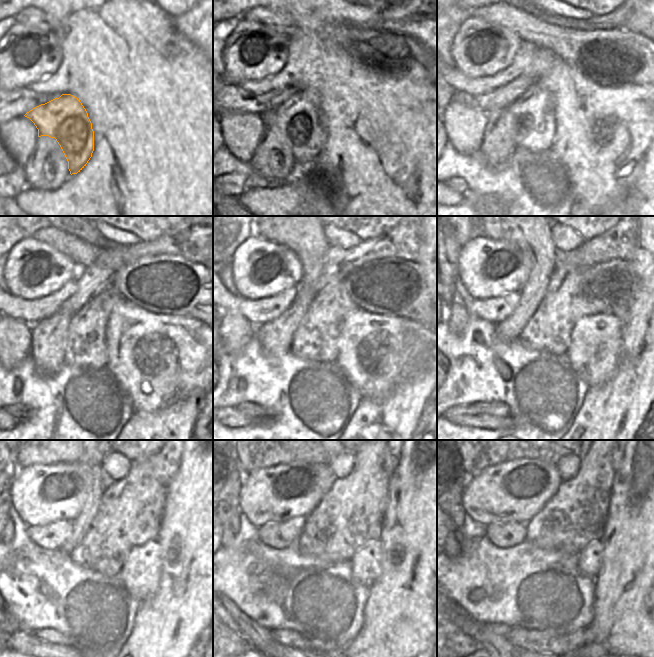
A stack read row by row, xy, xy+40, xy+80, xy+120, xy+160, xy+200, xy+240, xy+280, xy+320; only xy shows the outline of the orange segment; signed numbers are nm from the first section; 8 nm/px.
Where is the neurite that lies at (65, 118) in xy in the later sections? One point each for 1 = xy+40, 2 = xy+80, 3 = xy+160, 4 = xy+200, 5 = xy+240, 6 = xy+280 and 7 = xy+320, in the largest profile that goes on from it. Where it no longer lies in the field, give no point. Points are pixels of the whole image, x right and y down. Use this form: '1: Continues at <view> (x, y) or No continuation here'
1: Continues at xy+40 (298, 120)
2: Continues at xy+80 (533, 127)
3: Continues at xy+160 (316, 338)
4: Continues at xy+200 (572, 292)
5: Continues at xy+240 (131, 508)
6: Continues at xy+280 (351, 514)
7: Continues at xy+320 (574, 517)

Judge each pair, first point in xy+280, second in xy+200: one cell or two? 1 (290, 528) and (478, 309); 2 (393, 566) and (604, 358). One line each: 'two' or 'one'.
1: one
2: two

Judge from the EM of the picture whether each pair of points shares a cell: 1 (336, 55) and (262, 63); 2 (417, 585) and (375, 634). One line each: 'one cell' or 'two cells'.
1: two cells
2: one cell

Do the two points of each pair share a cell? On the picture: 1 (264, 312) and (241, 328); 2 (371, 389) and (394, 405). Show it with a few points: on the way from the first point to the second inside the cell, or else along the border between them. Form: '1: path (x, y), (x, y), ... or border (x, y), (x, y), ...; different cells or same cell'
1: border (229, 309), (239, 311), (255, 326); different cells
2: border (402, 383), (382, 399), (362, 398); different cells

